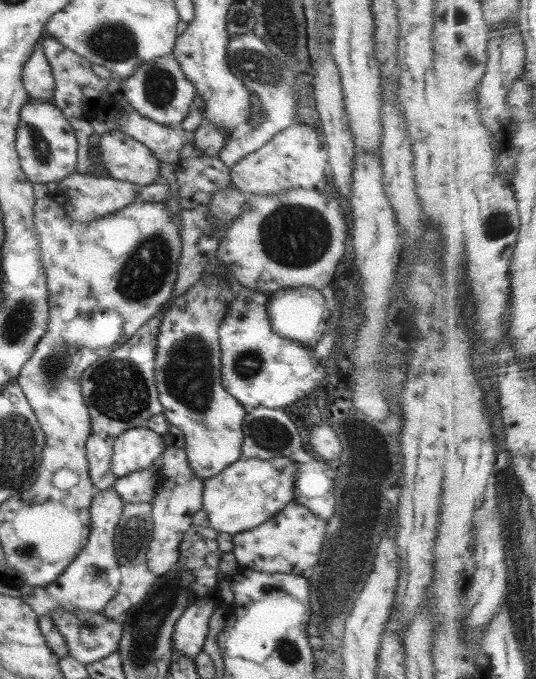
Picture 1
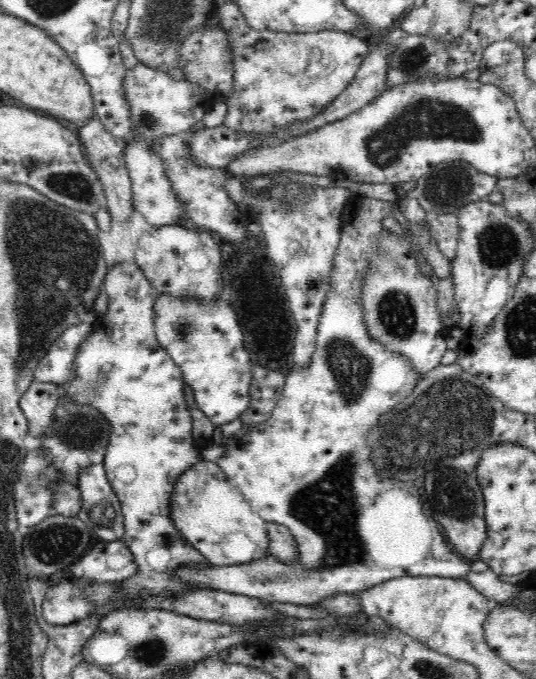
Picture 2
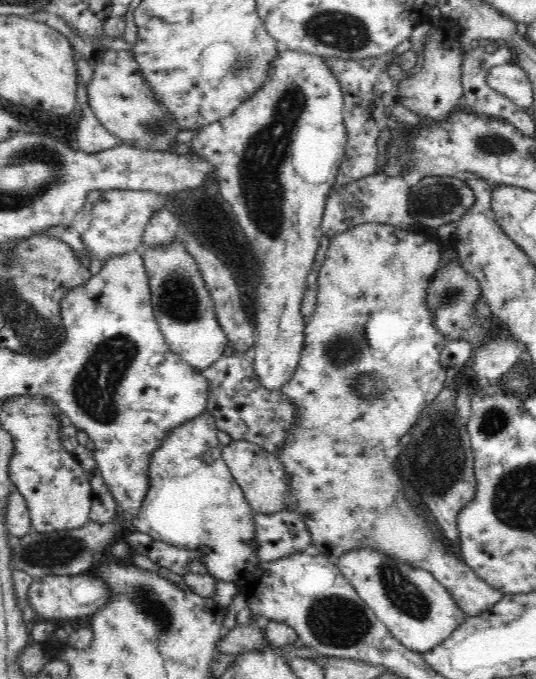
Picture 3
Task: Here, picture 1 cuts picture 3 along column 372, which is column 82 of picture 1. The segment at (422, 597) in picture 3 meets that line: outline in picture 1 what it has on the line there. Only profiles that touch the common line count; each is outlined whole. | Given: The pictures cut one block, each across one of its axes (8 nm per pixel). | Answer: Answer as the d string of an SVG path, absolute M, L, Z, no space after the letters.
M113 489L98 490L89 508L91 527L88 542L79 550L76 558L64 569L64 572L49 585L22 585L20 598L31 606L39 616L50 615L55 608L75 612L91 610L103 612L104 607L116 596L121 587L121 570L116 560L113 540L116 527L123 513L125 500Z

